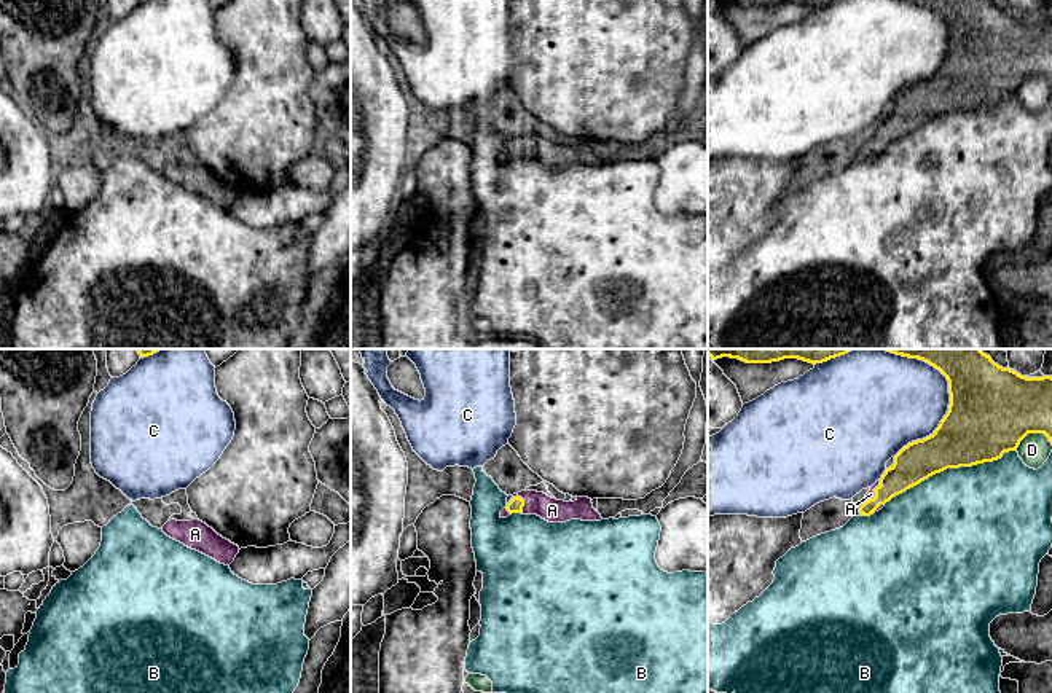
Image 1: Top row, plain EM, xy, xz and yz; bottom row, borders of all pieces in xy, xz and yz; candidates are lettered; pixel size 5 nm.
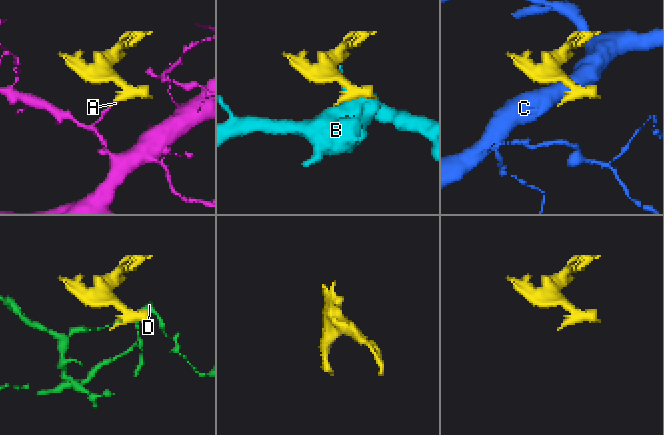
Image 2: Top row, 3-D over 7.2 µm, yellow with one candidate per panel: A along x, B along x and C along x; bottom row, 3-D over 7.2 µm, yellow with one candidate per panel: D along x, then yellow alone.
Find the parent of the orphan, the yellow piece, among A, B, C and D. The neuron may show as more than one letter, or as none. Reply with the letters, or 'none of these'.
A

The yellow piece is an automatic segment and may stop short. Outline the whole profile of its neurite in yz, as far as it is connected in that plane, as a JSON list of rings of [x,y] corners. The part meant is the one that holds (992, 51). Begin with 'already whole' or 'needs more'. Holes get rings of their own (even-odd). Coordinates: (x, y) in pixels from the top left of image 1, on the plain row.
needs more; [[[909,0],[939,13],[948,24],[950,48],[932,78],[904,89],[894,107],[870,131],[856,159],[870,159],[893,140],[947,112],[993,105],[1004,96],[1017,94],[1028,76],[1044,76],[1052,86],[1052,19],[1026,21],[1003,11],[991,0]]]

